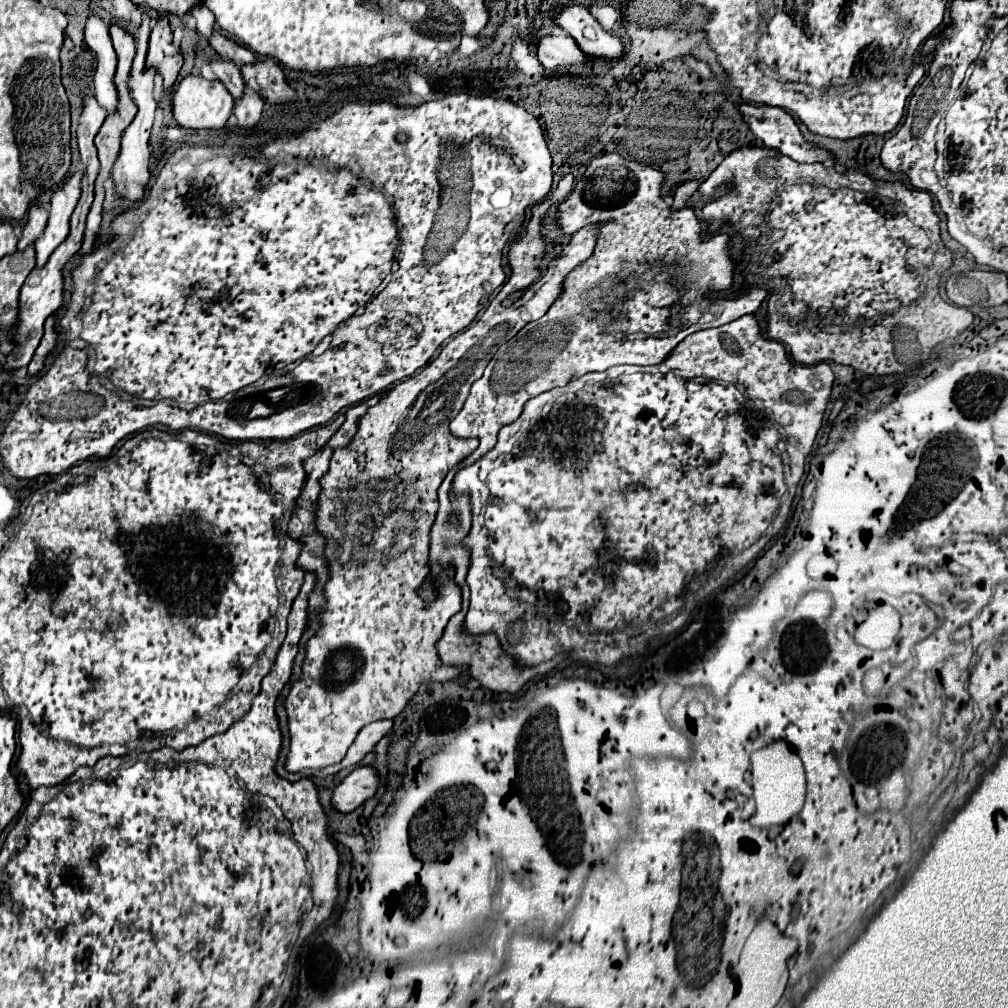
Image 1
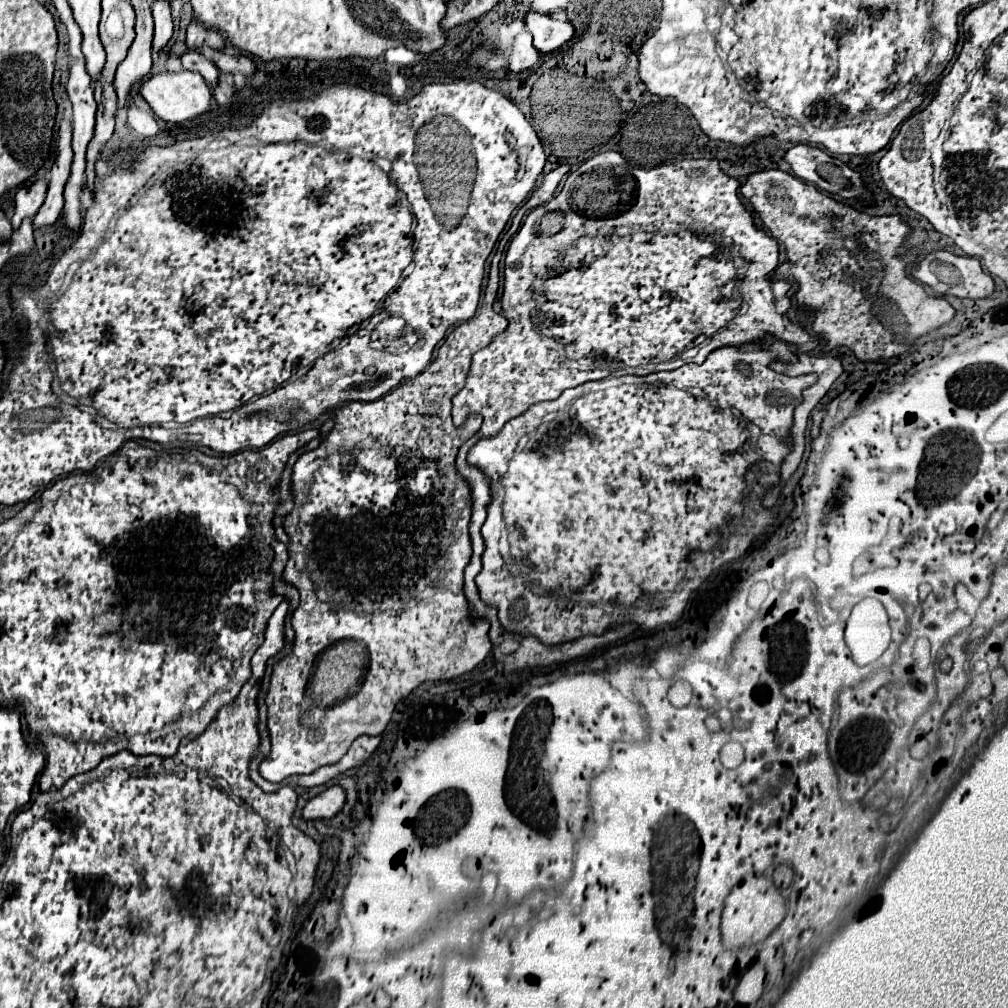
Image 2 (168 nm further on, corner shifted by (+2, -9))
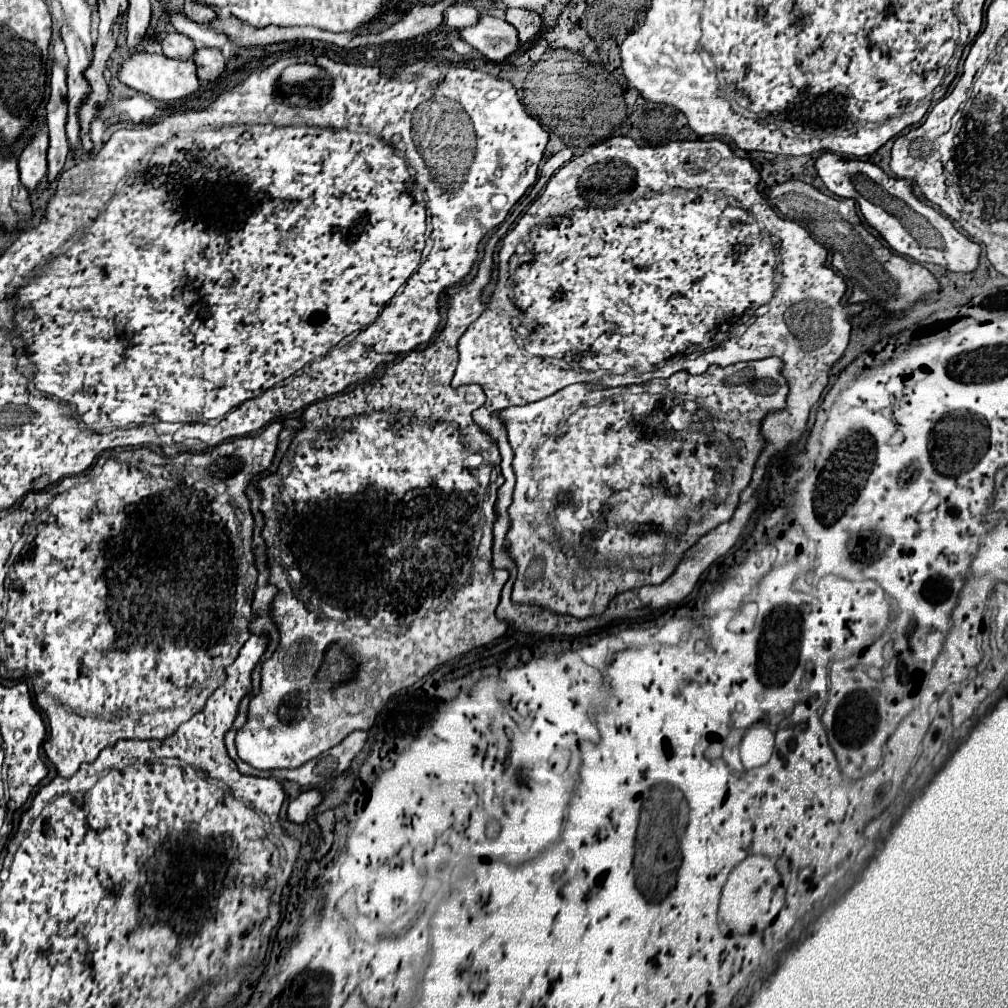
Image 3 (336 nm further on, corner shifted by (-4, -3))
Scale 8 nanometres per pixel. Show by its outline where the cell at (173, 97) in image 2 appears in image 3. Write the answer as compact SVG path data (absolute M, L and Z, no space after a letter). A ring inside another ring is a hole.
M134 53L130 55L120 73L118 73L120 81L126 83L128 87L150 95L152 99L158 99L162 103L174 103L180 99L186 99L190 95L194 95L200 89L200 81L196 75L196 65L192 61L182 61L182 59L170 59L164 55L156 55L156 53Z

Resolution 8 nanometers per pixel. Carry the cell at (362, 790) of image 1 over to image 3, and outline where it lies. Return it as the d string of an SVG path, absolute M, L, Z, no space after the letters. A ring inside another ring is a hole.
M318 789L304 791L298 799L290 801L290 805L288 805L288 817L290 817L290 821L304 823L306 817L322 803L322 799L324 799L324 795Z

